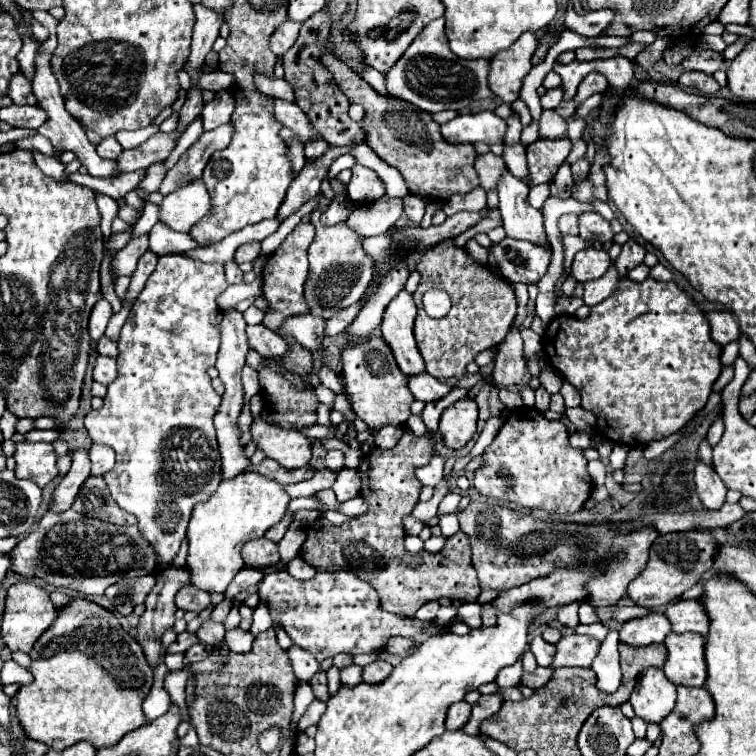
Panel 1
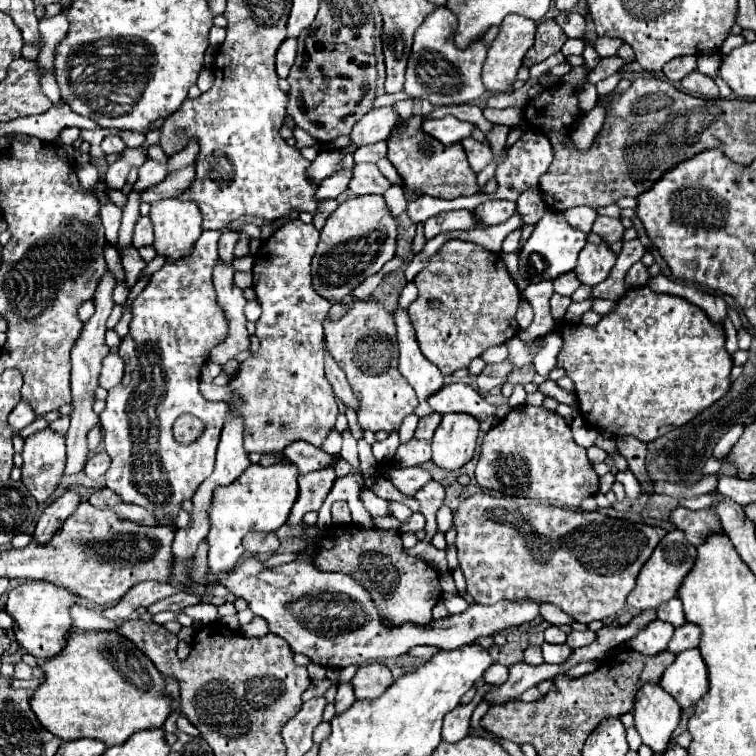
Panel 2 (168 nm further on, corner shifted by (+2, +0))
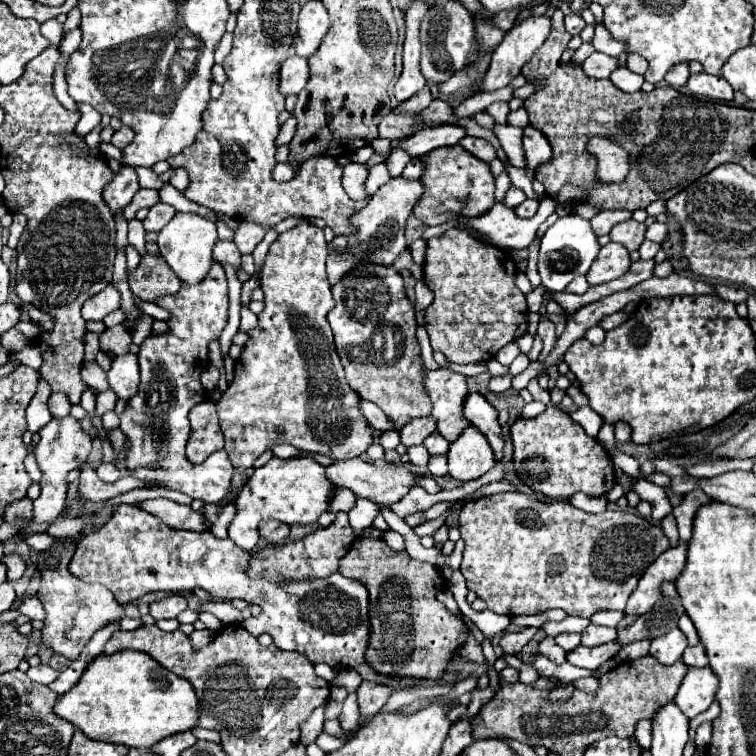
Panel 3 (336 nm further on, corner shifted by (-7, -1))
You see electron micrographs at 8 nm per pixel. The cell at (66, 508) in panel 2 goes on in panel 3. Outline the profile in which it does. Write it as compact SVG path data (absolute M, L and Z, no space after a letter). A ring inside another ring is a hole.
M67 538L57 540L49 550L43 550L37 554L37 570L41 574L41 588L37 592L37 598L41 600L45 608L45 620L41 628L41 644L51 648L53 652L65 656L67 660L77 660L83 646L89 642L89 638L103 628L105 624L113 620L123 618L123 606L115 602L111 592L101 584L87 584L73 574L69 574L67 564L73 558L75 542L69 542ZM55 558L57 566L51 566L49 560Z

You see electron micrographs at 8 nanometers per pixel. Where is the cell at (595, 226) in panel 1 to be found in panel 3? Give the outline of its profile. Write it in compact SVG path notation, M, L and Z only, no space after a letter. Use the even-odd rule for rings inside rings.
M625 220L621 224L615 224L613 230L609 232L613 242L623 244L627 250L637 250L641 246L641 242L645 240L645 224L635 222L635 220Z

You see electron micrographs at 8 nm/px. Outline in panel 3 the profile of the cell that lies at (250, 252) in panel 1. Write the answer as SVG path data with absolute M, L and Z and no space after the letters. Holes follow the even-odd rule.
M241 222L239 228L235 230L235 244L241 250L241 254L251 254L255 250L255 246L263 240L265 232L267 230L261 224Z

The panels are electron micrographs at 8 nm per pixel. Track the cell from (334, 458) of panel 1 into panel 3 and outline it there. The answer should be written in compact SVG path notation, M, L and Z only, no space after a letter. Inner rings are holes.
M383 266L355 268L343 284L333 286L335 308L327 314L335 334L335 346L347 374L347 382L359 396L377 404L395 424L395 430L409 420L429 416L431 402L423 392L419 368L421 350L415 338L415 308L405 296L399 272Z

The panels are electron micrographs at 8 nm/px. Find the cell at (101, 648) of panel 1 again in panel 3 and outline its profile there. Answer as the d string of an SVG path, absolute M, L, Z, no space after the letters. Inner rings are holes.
M119 650L115 654L95 656L81 680L57 698L53 712L91 740L149 750L159 740L197 726L199 702L185 678L167 672L149 654Z

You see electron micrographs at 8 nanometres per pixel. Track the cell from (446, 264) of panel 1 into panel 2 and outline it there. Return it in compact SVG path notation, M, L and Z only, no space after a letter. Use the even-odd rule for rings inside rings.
M450 239L446 241L436 255L430 257L428 265L416 275L414 279L420 295L410 305L408 315L412 321L412 327L416 331L416 341L420 345L420 351L426 359L430 359L442 375L452 375L458 369L464 369L470 365L472 359L480 357L486 349L494 345L502 345L508 339L512 339L518 333L518 323L514 319L518 303L520 303L520 291L516 283L512 281L502 257L498 253L492 253L476 243ZM430 301L440 301L440 307L430 307Z

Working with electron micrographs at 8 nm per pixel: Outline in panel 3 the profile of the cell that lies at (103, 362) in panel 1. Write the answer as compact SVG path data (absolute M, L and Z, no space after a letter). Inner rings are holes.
M123 354L123 356L115 356L111 370L107 372L107 380L111 384L111 390L127 400L137 392L139 386L139 364L137 364L137 356L135 354Z

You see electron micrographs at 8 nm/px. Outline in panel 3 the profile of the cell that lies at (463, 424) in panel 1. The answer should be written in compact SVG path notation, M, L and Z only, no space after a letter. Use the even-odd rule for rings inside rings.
M475 426L465 428L459 440L451 442L447 460L449 460L449 474L455 480L463 482L475 480L495 466L495 454L487 438L483 438L483 432L479 432L479 428Z

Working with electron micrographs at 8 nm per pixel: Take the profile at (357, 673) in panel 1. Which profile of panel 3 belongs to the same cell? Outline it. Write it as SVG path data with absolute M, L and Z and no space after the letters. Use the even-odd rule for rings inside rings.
M349 694L343 702L343 712L339 716L339 722L341 722L343 730L351 732L359 726L359 718L361 718L361 714L359 714L359 706L357 706L357 694Z

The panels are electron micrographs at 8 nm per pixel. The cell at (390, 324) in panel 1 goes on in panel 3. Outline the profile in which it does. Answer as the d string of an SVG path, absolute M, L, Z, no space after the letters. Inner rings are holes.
M421 364L425 380L423 388L433 404L431 416L437 422L437 432L443 434L447 440L455 440L459 432L463 432L465 426L469 426L469 420L461 414L463 396L467 396L465 376L457 372L449 372L443 368L427 370L425 364Z

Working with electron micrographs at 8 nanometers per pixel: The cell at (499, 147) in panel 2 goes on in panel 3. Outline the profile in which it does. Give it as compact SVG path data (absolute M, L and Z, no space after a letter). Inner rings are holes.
M493 102L493 104L487 108L487 112L493 116L493 120L495 120L497 124L507 124L507 116L509 116L509 106L507 106L507 102Z

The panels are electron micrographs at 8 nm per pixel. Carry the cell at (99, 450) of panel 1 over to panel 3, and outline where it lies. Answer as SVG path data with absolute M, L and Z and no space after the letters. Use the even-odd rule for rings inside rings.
M101 462L101 464L97 466L97 476L99 476L103 482L115 482L115 480L121 478L121 472L119 472L119 468L117 468L115 464L105 464L105 462Z

